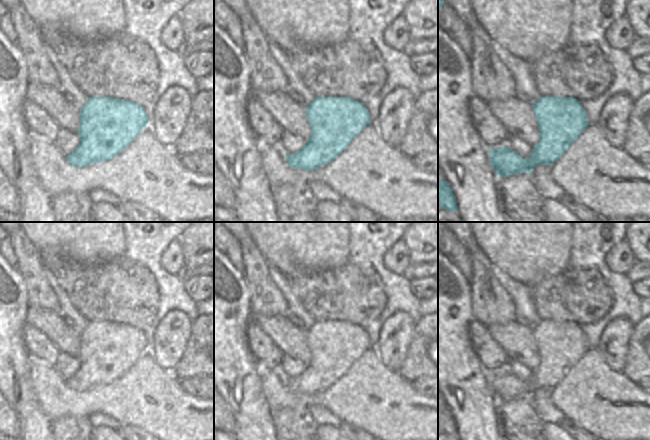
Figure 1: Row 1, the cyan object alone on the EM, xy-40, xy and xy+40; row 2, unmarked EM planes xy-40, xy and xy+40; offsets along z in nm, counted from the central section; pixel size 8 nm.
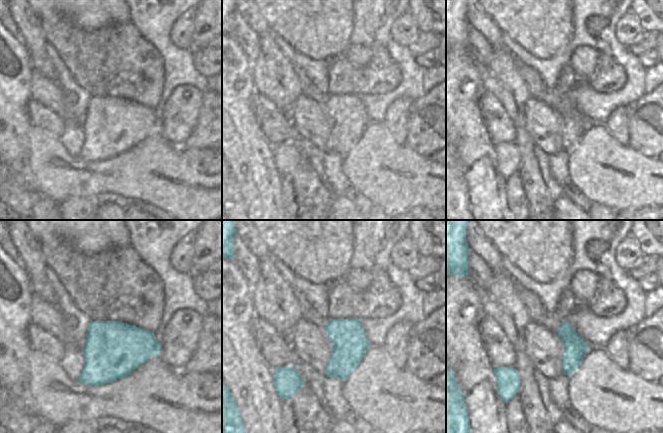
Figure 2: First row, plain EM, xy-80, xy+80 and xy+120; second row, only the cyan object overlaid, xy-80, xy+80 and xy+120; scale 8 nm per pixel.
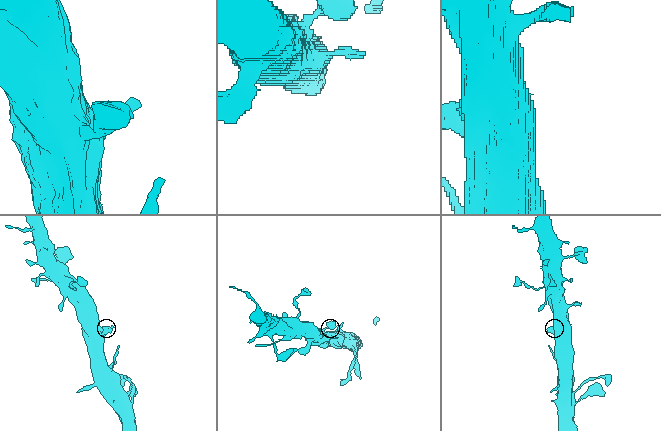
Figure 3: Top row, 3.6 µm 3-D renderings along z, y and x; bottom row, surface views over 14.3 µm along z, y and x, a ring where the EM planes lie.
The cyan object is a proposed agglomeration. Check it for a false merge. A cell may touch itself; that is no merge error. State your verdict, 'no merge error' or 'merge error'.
no merge error

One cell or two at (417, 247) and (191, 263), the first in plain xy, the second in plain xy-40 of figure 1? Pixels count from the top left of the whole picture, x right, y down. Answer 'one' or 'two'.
one

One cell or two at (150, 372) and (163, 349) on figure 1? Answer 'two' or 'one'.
two

